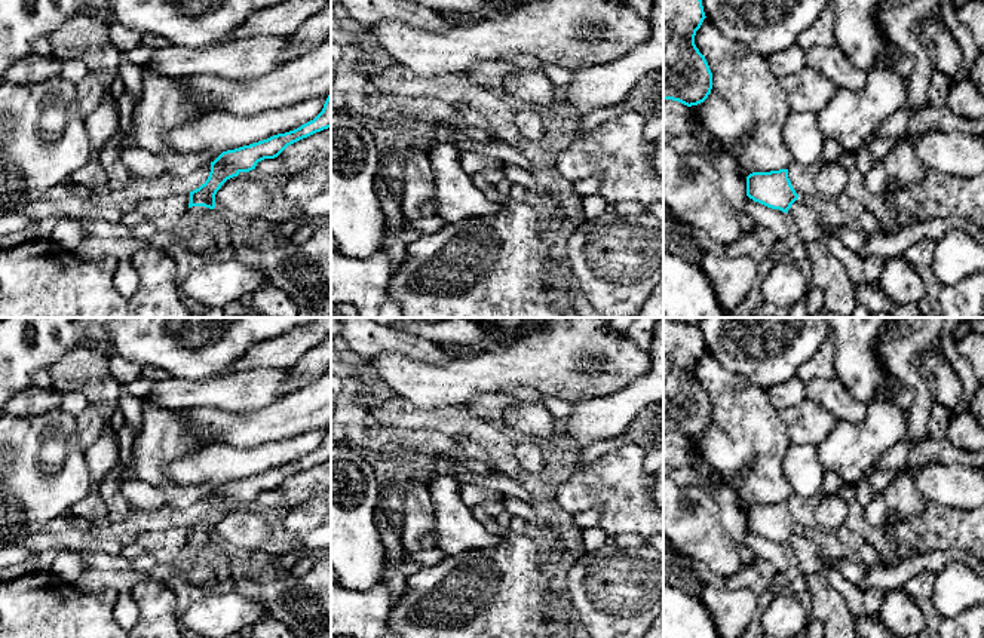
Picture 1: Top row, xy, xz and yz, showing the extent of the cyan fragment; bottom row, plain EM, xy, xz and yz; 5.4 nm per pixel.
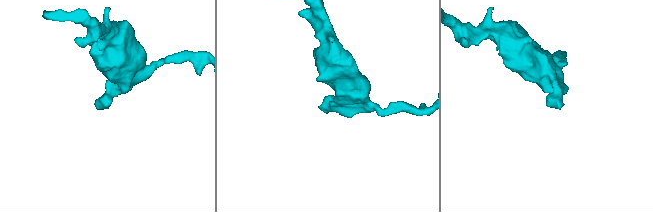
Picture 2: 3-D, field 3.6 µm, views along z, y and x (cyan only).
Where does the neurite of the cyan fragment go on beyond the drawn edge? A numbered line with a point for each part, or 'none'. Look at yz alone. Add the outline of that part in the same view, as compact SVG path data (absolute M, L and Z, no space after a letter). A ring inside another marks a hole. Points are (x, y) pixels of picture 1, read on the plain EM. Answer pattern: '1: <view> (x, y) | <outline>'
1: yz (827, 606) | M797 531L788 542L788 547L798 559L801 574L807 580L809 611L824 625L824 638L858 638L846 601L824 579L827 562L819 555L818 546Z

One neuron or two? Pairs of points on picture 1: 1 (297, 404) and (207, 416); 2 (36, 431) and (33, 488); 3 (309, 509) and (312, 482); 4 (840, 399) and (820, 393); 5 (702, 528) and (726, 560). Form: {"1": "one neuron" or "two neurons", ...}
{"1": "one neuron", "2": "one neuron", "3": "two neurons", "4": "one neuron", "5": "one neuron"}

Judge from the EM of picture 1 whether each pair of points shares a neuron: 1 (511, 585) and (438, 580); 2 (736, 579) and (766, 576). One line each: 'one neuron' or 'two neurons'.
1: one neuron
2: one neuron

